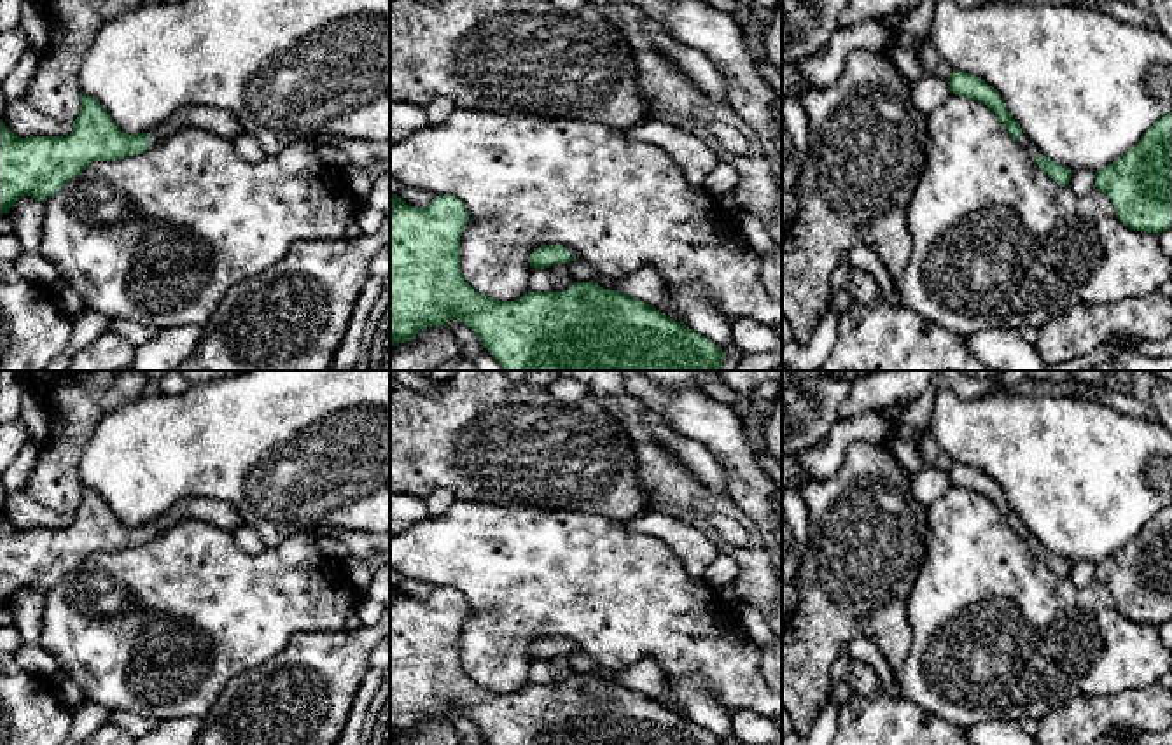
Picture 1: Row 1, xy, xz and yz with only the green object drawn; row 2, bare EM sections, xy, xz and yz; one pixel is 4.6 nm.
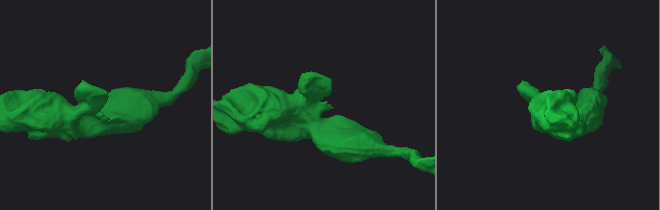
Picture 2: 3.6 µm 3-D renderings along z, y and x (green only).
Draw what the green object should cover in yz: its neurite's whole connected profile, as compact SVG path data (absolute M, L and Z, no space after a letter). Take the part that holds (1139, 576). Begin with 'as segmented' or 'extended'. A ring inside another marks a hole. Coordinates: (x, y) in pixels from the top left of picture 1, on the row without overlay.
as segmented; M1172 504L1135 539L1095 565L1118 610L1130 621L1160 626L1172 619Z

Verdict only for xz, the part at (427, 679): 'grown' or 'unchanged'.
unchanged

